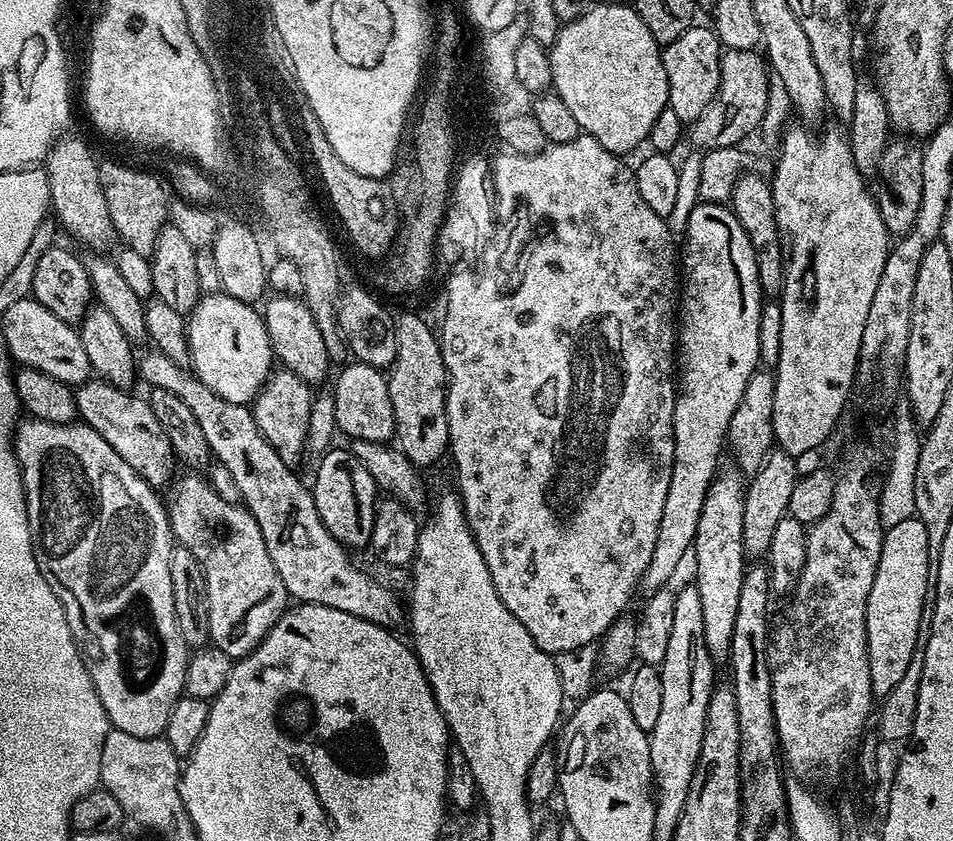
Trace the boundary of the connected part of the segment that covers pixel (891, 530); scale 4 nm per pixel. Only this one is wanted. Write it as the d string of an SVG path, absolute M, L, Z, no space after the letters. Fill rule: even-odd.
M915 516L889 525L885 529L882 555L878 562L874 583L870 588L866 608L867 657L870 658L871 690L875 699L883 700L898 686L899 682L902 682L902 677L906 674L913 654L918 650L924 624L922 618L924 616L925 619L926 616L931 582L932 553L929 550L926 526Z

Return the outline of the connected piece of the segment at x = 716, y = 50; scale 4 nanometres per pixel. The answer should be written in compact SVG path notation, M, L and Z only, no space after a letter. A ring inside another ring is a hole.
M697 22L687 28L674 42L663 45L662 55L664 69L668 79L668 107L678 114L685 122L699 120L704 111L716 97L720 85L720 57L722 45L712 26L703 28L703 23Z

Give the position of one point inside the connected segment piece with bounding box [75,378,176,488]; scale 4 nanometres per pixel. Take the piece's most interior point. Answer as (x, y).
(127, 422)

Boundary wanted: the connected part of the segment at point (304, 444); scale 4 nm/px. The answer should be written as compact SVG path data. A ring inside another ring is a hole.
M276 370L269 375L268 383L261 388L250 405L258 430L262 430L266 442L274 446L282 462L289 466L296 466L300 455L303 457L308 447L308 427L313 399L313 389L301 376L287 370Z

